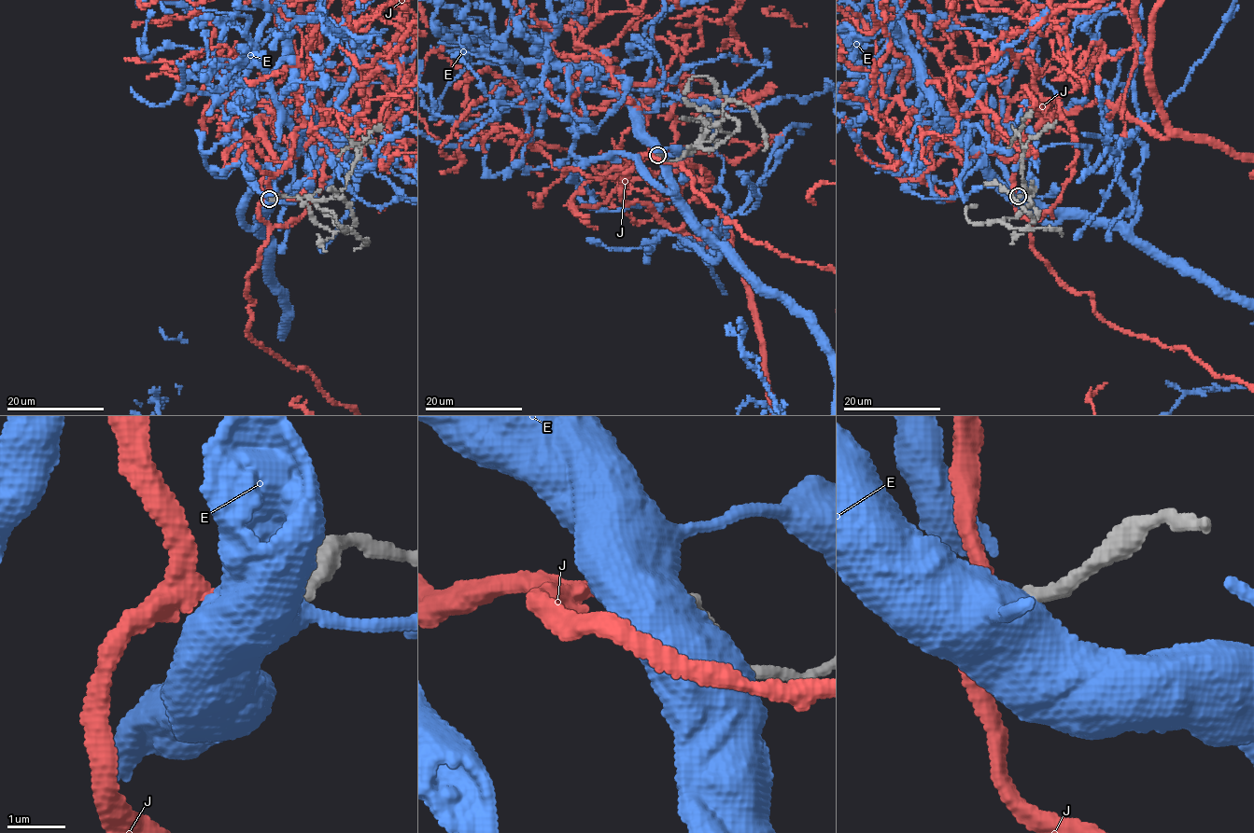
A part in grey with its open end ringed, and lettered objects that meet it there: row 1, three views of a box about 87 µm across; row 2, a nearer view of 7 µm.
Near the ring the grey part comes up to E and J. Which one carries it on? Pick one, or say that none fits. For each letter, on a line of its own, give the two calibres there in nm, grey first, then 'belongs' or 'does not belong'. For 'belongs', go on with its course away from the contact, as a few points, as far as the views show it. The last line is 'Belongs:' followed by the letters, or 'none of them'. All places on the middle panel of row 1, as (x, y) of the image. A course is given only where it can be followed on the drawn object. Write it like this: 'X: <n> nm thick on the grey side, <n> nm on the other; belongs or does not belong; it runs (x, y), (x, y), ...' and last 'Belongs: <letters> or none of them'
E: 280 nm thick on the grey side, 750 nm on the other; does not belong
J: 200 nm thick on the grey side, 280 nm on the other; belongs
Belongs: J

